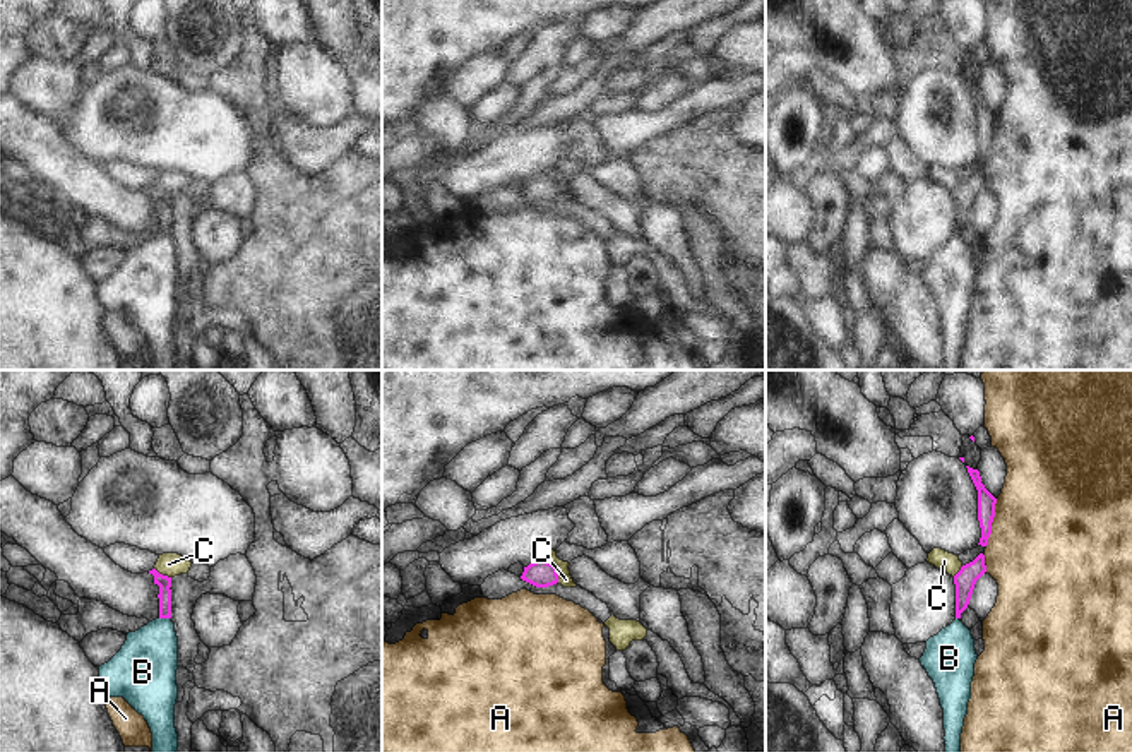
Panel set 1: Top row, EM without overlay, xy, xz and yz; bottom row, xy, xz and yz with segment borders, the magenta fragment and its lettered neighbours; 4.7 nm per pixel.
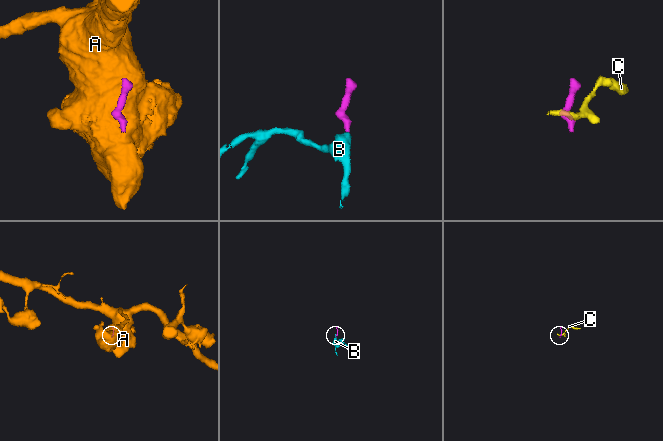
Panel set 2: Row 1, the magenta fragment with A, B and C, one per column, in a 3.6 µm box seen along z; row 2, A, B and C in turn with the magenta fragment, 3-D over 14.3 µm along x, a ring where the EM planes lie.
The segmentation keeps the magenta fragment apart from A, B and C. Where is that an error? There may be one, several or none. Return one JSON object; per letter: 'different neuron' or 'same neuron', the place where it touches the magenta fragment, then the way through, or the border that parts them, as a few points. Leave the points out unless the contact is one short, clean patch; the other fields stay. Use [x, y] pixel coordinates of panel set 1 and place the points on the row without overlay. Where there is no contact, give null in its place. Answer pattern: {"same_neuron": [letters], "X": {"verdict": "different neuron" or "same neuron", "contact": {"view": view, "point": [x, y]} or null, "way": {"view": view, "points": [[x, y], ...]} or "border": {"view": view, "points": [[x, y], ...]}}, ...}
{"same_neuron": ["B"], "A": {"verdict": "different neuron", "contact": {"view": "yz", "point": [992, 137]}, "border": {"view": "yz", "points": [[997, 115], [992, 149], [985, 161]]}}, "B": {"verdict": "same neuron", "contact": {"view": "xy", "point": [165, 233]}, "way": {"view": "xy", "points": [[163, 197], [165, 233], [163, 245], [146, 283]]}}, "C": {"verdict": "different neuron", "contact": {"view": "xz", "point": [555, 184]}, "border": {"view": "xz", "points": [[542, 173], [555, 184], [559, 197]]}}}

